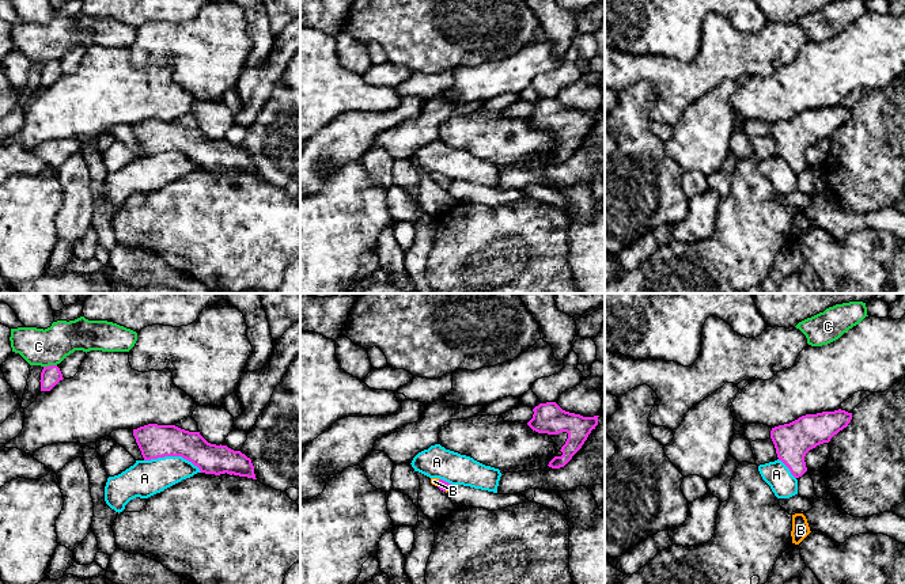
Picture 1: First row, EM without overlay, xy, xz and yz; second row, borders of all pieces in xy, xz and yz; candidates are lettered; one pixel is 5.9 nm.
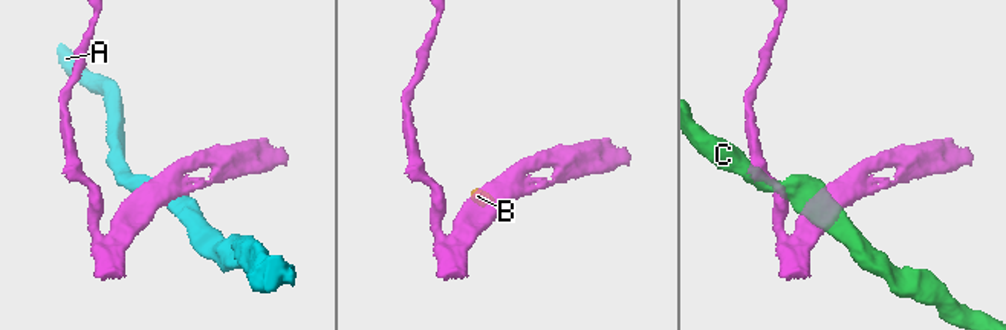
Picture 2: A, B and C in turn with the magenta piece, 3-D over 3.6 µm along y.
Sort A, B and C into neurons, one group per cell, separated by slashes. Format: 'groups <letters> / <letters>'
groups A / B / C

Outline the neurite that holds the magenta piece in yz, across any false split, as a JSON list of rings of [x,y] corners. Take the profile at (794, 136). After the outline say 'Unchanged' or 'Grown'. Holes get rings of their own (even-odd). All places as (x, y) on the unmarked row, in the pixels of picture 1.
[[[845,106],[806,110],[798,115],[772,124],[770,134],[779,156],[781,156],[795,174],[806,167],[806,149],[819,140],[829,139],[840,126],[848,122],[852,109]]]. Unchanged

